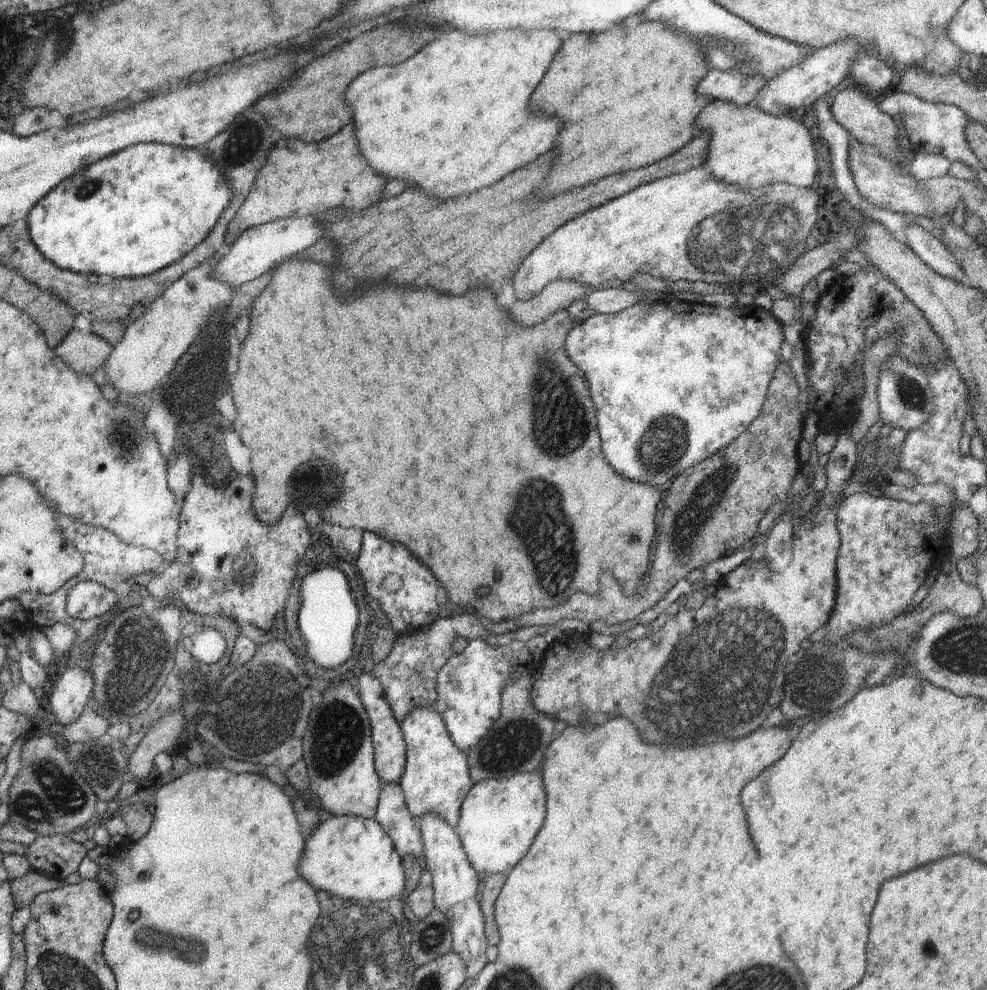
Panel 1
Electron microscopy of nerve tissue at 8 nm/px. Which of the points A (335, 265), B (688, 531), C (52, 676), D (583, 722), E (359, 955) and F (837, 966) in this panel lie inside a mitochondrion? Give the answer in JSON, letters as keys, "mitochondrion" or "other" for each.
{"A":"other","B":"mitochondrion","C":"other","D":"other","E":"mitochondrion","F":"other"}

